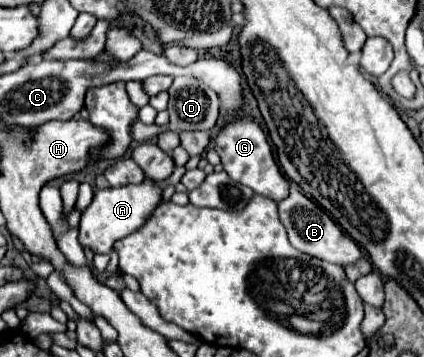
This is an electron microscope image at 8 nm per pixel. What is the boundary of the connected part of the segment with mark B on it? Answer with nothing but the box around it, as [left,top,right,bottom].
[278,182,362,266]

